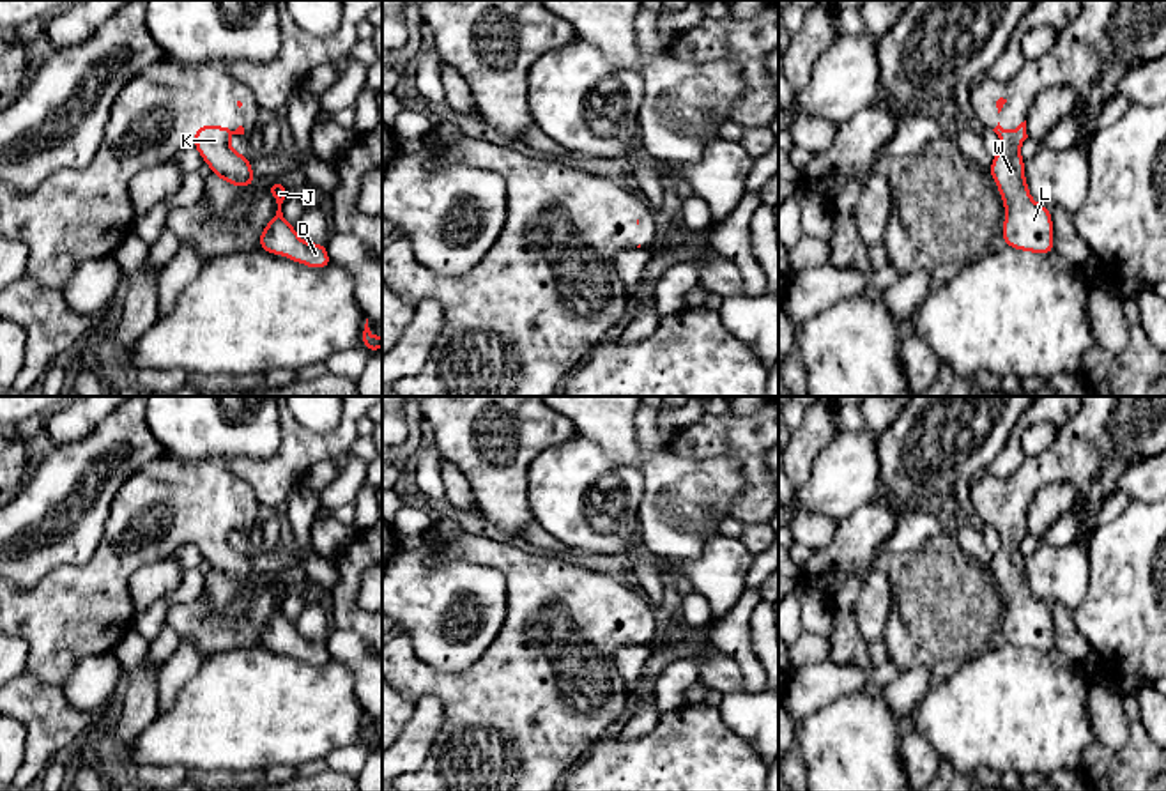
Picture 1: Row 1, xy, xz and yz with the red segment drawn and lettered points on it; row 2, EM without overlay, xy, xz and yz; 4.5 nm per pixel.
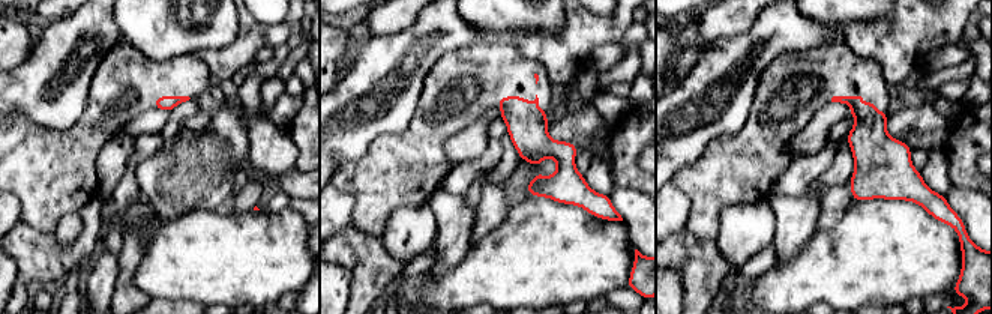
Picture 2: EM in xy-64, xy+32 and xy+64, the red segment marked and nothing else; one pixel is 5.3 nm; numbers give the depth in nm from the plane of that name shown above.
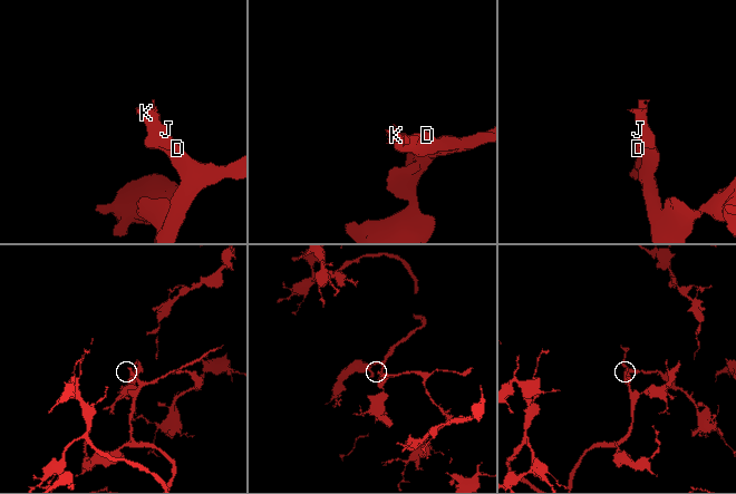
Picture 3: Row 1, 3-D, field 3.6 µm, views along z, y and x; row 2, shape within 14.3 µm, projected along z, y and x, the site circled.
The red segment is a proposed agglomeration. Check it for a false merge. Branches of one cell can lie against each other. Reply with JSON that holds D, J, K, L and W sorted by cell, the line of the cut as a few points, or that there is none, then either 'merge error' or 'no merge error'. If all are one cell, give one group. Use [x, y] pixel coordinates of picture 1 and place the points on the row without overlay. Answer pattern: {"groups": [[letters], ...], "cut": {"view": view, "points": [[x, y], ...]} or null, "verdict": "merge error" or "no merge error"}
{"groups": [["D", "J", "K", "L", "W"]], "cut": null, "verdict": "no merge error"}

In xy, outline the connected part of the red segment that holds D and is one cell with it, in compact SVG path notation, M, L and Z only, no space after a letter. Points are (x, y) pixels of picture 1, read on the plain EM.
M272 579L265 584L265 587L274 593L278 607L258 632L258 641L262 642L262 648L281 651L311 665L329 664L333 657L327 651L326 639L311 641L303 637L297 632L295 623L285 616L281 609L281 600L287 593L285 579Z

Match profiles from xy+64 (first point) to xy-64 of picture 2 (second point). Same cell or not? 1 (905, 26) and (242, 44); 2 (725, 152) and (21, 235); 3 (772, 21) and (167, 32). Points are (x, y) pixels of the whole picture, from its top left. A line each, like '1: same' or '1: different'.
1: same
2: different
3: different

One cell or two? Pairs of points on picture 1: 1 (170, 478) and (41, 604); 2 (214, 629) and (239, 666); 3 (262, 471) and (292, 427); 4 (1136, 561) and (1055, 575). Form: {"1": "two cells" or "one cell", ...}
{"1": "one cell", "2": "two cells", "3": "one cell", "4": "two cells"}

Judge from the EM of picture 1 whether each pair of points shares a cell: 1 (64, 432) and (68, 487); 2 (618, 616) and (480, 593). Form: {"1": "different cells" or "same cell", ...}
{"1": "different cells", "2": "different cells"}

